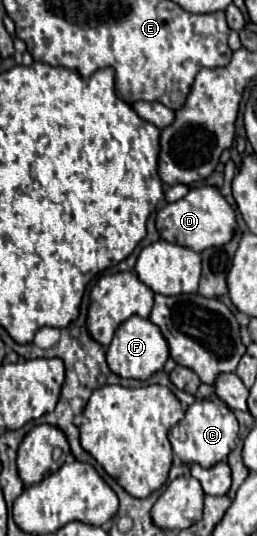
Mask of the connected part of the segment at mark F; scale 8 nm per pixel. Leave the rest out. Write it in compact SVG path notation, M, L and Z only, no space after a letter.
M133 315L125 323L119 325L119 329L115 331L115 337L113 337L113 341L111 341L109 349L107 349L107 365L109 365L109 369L115 375L127 377L127 379L145 381L153 373L161 371L167 359L169 359L169 347L167 347L165 337L161 335L159 327L155 323L151 323L149 319L141 319L139 315Z

